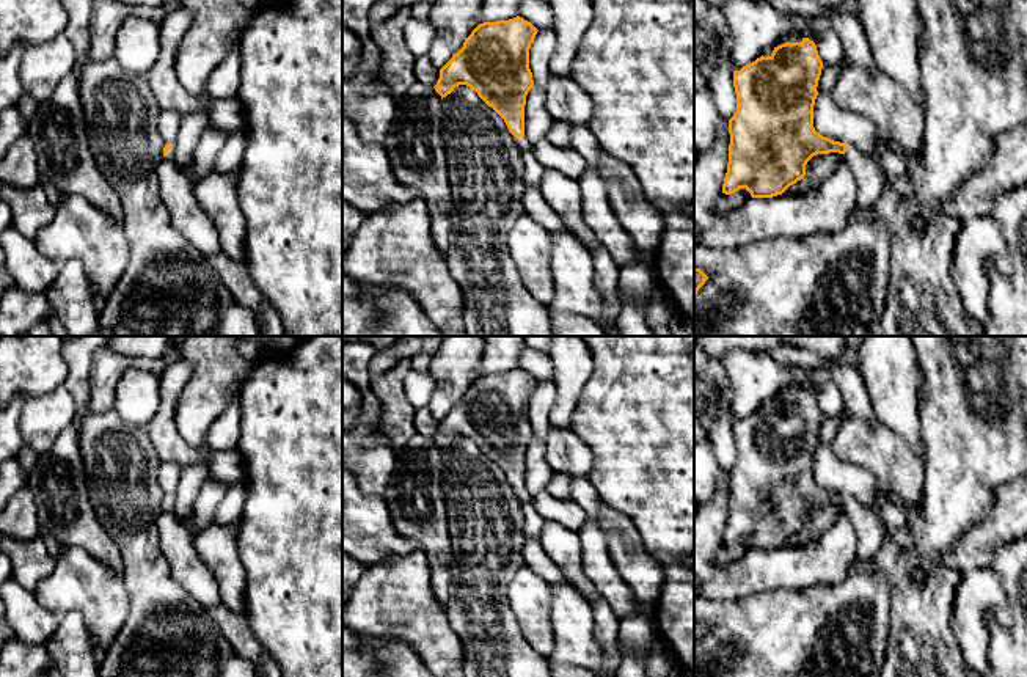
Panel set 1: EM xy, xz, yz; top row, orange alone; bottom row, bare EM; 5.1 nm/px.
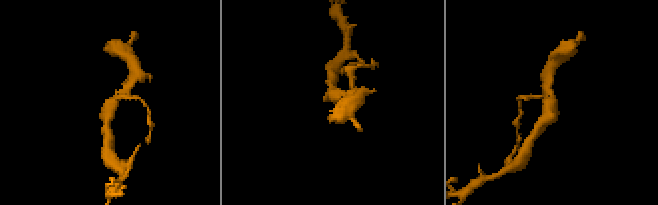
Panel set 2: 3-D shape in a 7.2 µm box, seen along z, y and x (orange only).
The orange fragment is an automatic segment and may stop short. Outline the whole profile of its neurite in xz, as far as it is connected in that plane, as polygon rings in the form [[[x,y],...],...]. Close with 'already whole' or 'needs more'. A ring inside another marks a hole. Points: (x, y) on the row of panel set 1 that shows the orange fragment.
[[[520,16],[479,24],[463,47],[440,69],[433,86],[441,99],[459,85],[476,91],[504,119],[520,152],[534,152],[534,145],[524,137],[524,105],[534,86],[529,49],[537,31]]] | needs more

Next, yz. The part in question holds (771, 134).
[[[795,33],[733,71],[736,112],[729,119],[722,193],[746,188],[752,198],[782,195],[804,179],[813,156],[839,152],[851,167],[857,204],[873,207],[886,185],[886,171],[854,146],[823,137],[813,127],[821,69],[815,42]]] | needs more

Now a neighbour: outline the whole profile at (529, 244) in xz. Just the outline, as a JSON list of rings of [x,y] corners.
[[[521,214],[507,234],[507,248],[531,295],[542,305],[554,297],[551,272],[551,234],[526,214]]]

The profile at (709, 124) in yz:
[[[708,88],[694,91],[694,151],[707,152],[724,129],[729,121],[719,115]]]

